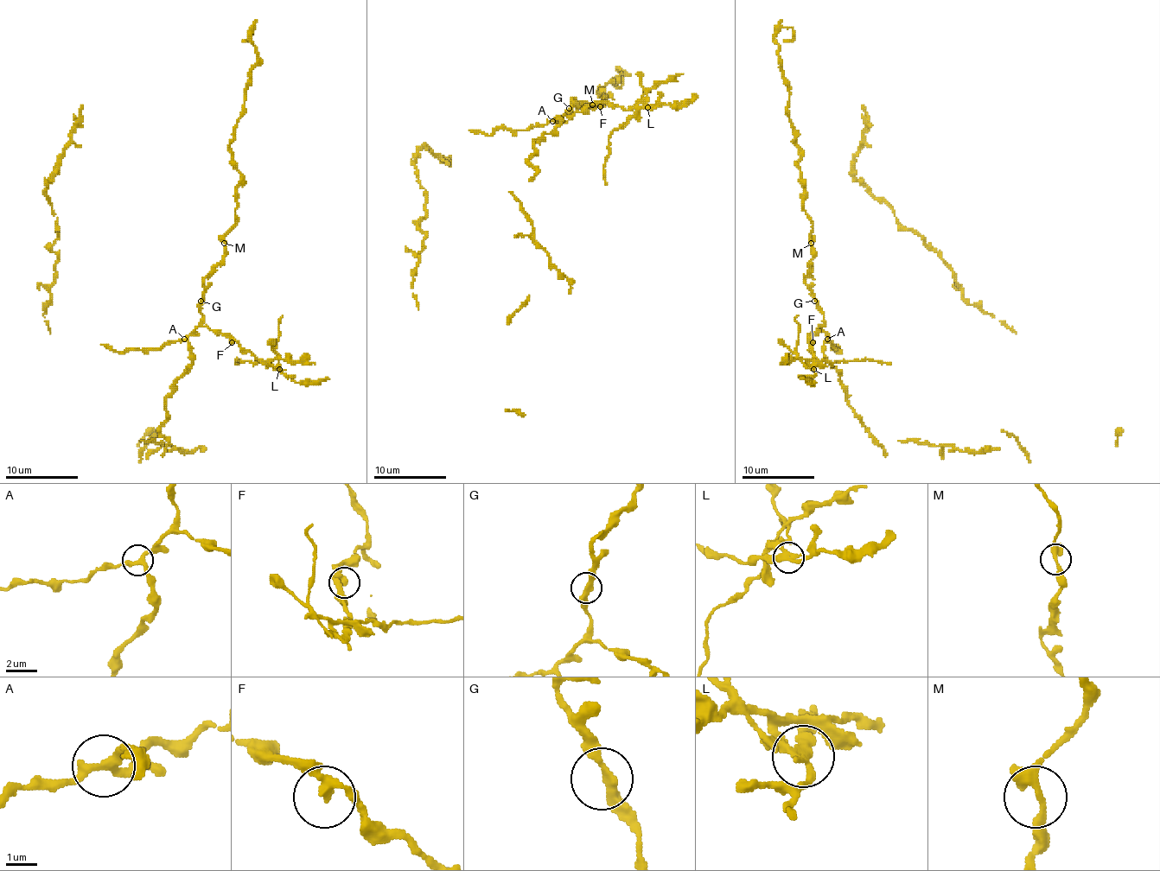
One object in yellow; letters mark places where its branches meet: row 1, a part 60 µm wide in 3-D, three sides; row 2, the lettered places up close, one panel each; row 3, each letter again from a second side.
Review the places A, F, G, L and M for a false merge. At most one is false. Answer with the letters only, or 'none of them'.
L

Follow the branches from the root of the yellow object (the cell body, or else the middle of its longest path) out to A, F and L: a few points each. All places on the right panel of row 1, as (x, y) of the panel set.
A: (834, 368), (824, 353), (824, 342), (827, 339)
F: (834, 368), (824, 353), (827, 333), (822, 327), (811, 335), (812, 342)
L: (834, 368), (824, 353), (827, 333), (820, 327), (809, 337), (809, 346), (816, 359), (812, 370)

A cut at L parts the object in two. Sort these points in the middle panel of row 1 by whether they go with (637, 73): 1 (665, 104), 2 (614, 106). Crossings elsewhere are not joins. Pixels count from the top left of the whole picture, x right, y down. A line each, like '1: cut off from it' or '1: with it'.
1: cut off from it
2: cut off from it

